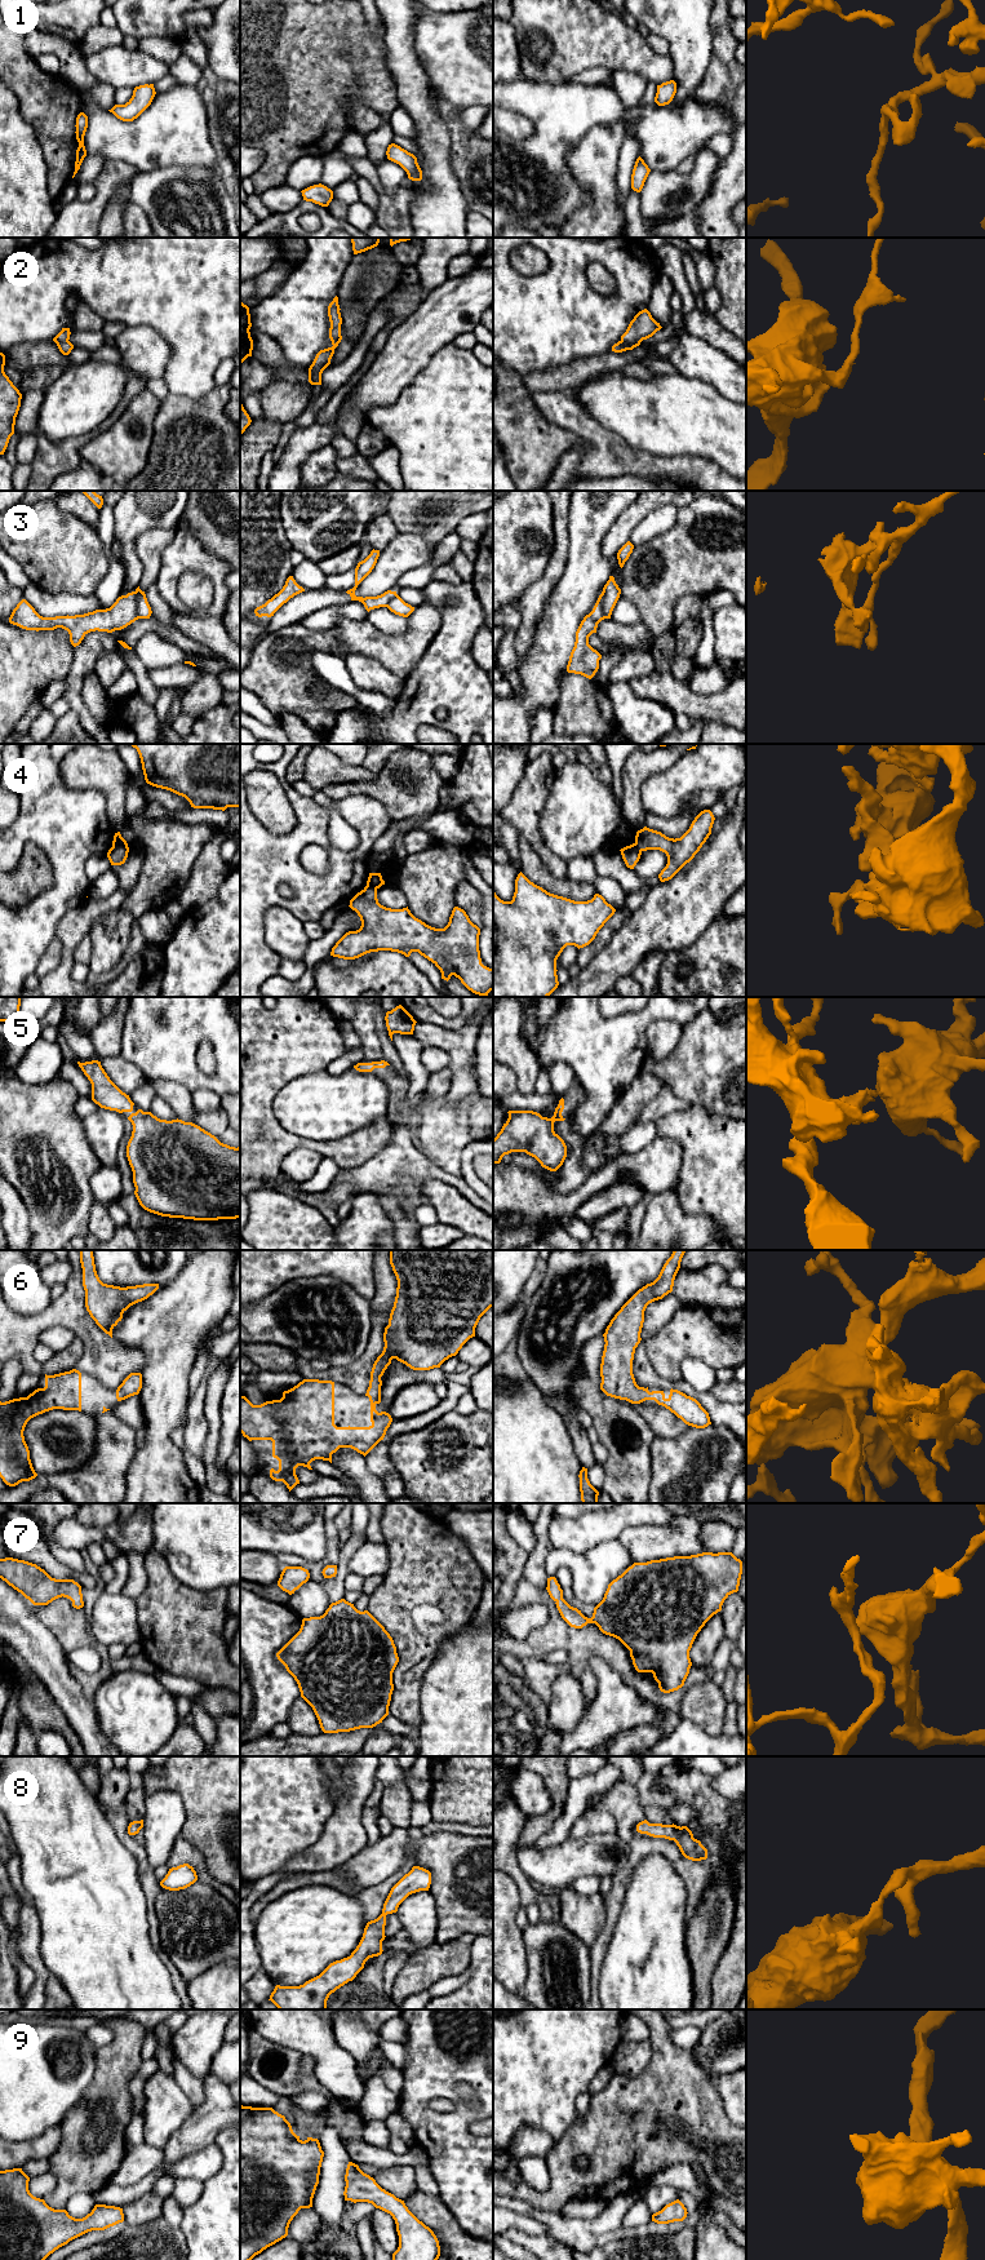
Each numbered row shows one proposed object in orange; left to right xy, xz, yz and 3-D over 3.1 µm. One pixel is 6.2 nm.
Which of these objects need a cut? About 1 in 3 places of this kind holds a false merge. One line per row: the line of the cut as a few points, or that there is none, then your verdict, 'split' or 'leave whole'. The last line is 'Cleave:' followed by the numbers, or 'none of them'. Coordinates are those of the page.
1: cut none; leave whole
2: cut yz (621, 340), (629, 344), (639, 344); split
3: cut xy (134, 592), (140, 617); split
4: cut xy (125, 841), (116, 842), (112, 846); split
5: cut none; leave whole
6: cut none; leave whole
7: cut none; leave whole
8: cut none; leave whole
9: cut none; leave whole
Cleave: 2, 3, 4

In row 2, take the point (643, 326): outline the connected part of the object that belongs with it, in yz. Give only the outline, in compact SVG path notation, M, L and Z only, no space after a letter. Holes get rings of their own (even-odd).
M644 309L630 322L626 332L621 336L621 341L626 344L640 344L643 340L652 337L661 328L660 323Z

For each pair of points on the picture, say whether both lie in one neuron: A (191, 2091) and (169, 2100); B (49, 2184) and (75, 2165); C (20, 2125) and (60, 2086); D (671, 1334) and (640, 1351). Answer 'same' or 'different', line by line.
A: different
B: different
C: same
D: different

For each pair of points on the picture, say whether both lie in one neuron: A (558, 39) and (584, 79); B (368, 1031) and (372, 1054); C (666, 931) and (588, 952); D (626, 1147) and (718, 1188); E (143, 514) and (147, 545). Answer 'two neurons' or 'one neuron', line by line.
A: two neurons
B: one neuron
C: two neurons
D: two neurons
E: two neurons

